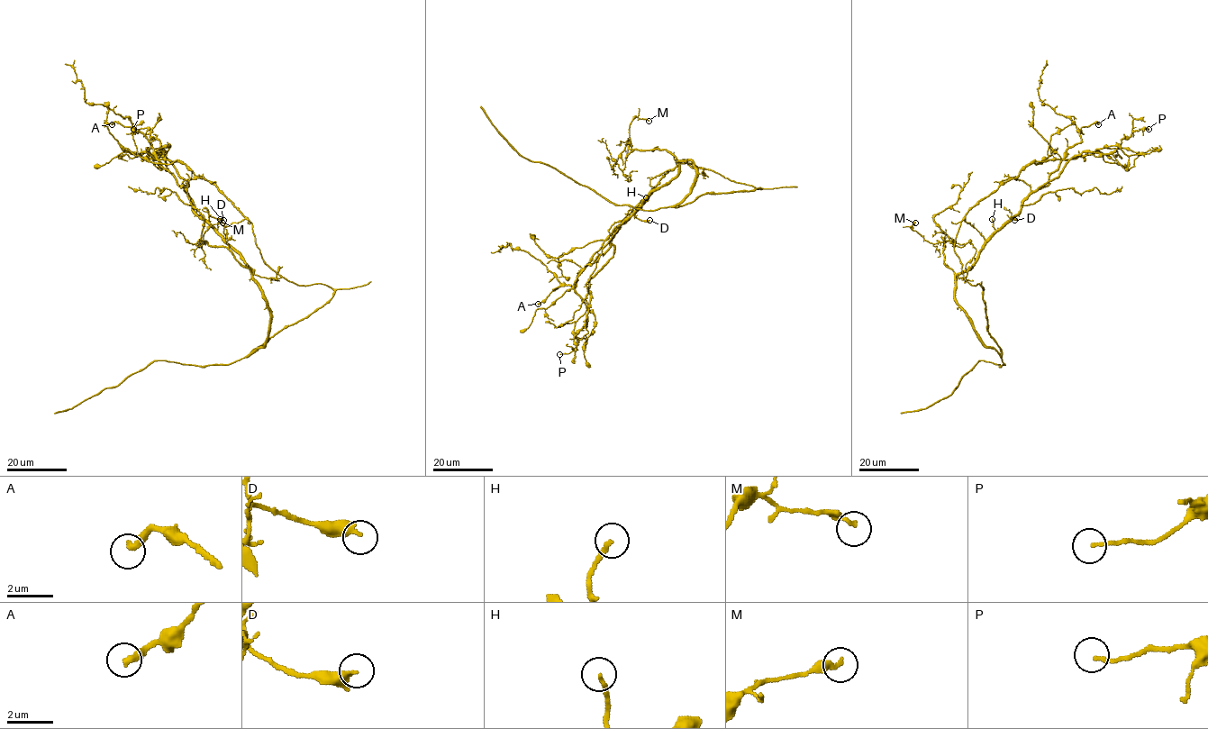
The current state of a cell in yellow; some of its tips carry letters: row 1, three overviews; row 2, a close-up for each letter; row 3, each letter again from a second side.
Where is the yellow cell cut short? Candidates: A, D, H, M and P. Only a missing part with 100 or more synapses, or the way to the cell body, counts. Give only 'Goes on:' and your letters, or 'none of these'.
Goes on: none of these

